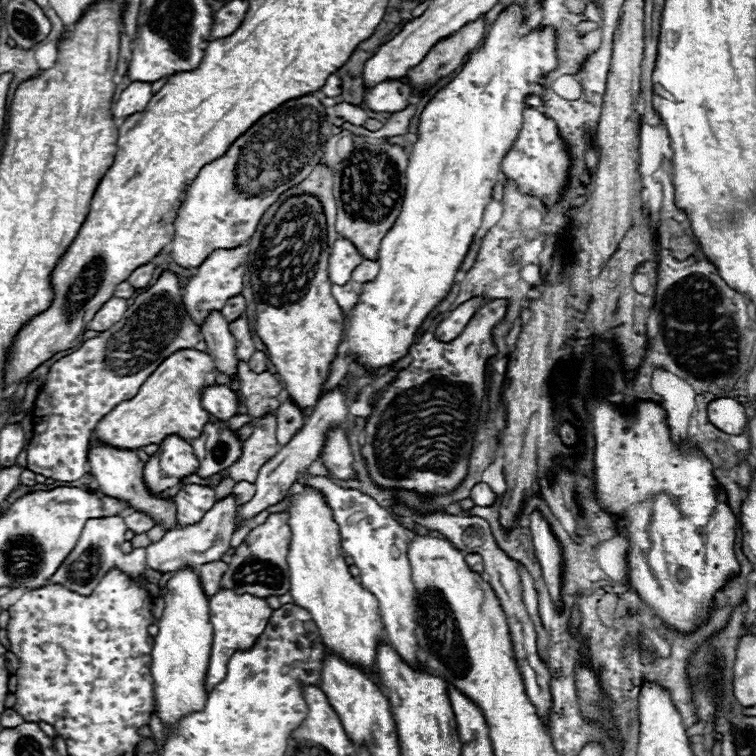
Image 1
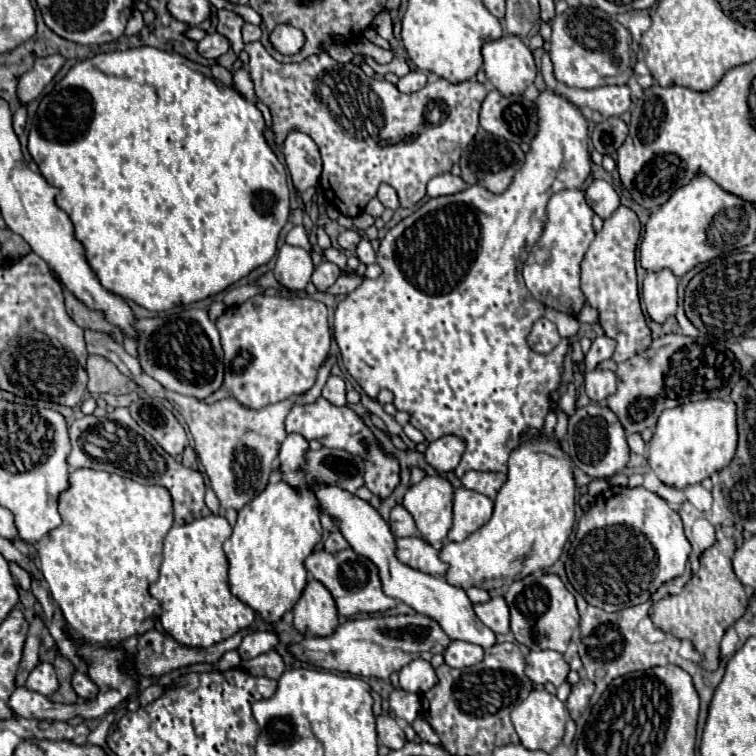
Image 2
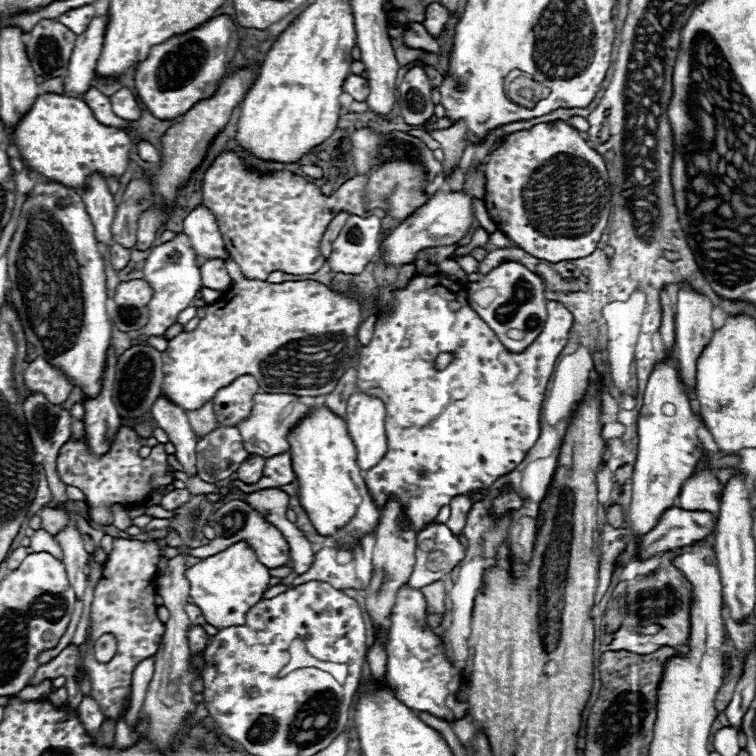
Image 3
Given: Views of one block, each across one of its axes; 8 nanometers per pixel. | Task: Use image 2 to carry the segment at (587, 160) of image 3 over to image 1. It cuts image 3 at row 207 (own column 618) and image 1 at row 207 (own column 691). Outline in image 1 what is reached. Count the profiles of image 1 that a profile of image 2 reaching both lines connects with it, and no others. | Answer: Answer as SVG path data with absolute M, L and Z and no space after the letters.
M536 108L524 110L522 116L524 116L522 130L520 130L518 140L514 142L512 150L502 160L502 174L508 180L512 180L522 194L536 196L536 198L542 200L542 204L546 208L550 208L560 200L560 194L566 186L568 170L572 166L572 158L566 150L566 144L564 144L562 136L558 134L558 128L556 128L554 120L546 118Z

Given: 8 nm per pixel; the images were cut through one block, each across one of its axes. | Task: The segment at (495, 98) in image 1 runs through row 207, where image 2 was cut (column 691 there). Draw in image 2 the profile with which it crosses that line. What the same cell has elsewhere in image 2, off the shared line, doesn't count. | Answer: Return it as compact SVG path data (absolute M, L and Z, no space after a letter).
M702 400L664 410L648 446L648 464L666 486L678 490L700 484L710 474L726 468L736 452L736 406L734 402Z

